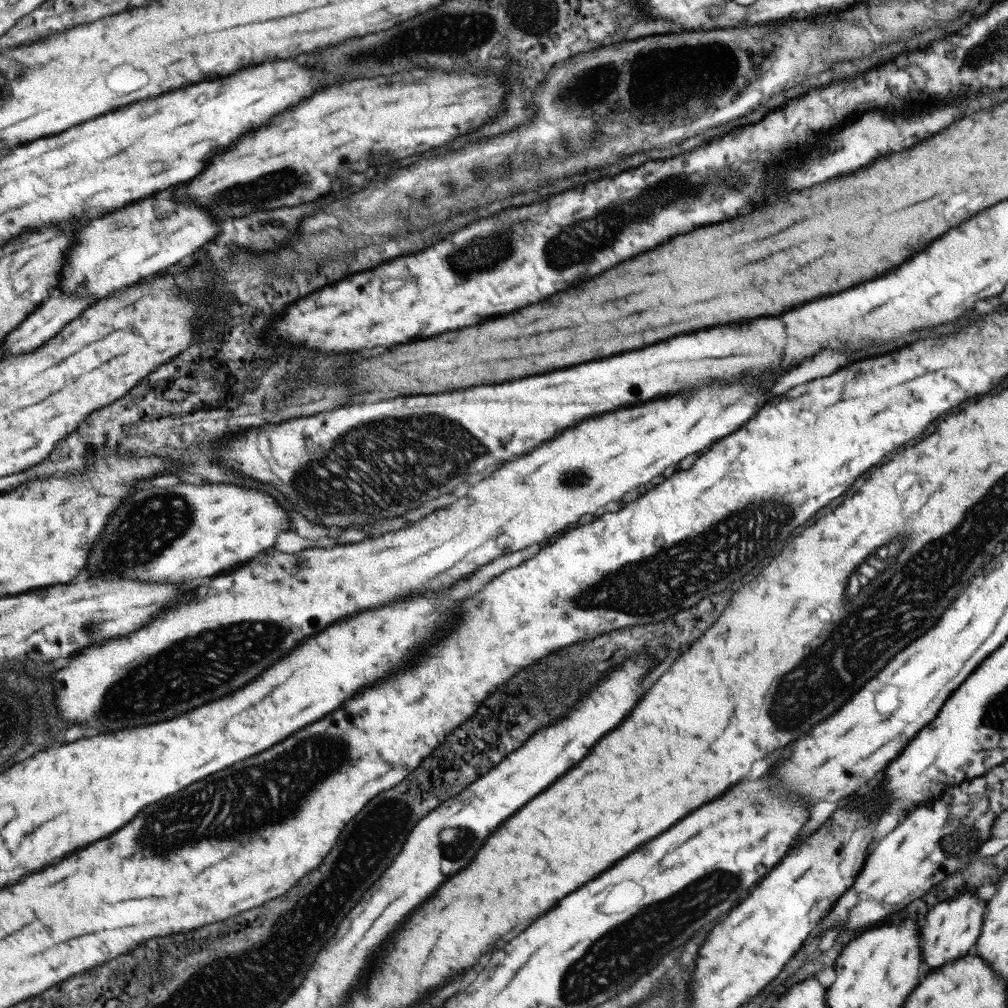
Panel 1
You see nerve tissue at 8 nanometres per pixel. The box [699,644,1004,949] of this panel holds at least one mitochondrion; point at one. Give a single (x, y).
(960, 844)

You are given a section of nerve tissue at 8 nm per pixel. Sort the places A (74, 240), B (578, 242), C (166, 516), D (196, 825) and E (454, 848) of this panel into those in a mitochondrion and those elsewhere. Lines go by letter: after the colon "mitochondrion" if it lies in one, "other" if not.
A: other
B: mitochondrion
C: mitochondrion
D: mitochondrion
E: mitochondrion

